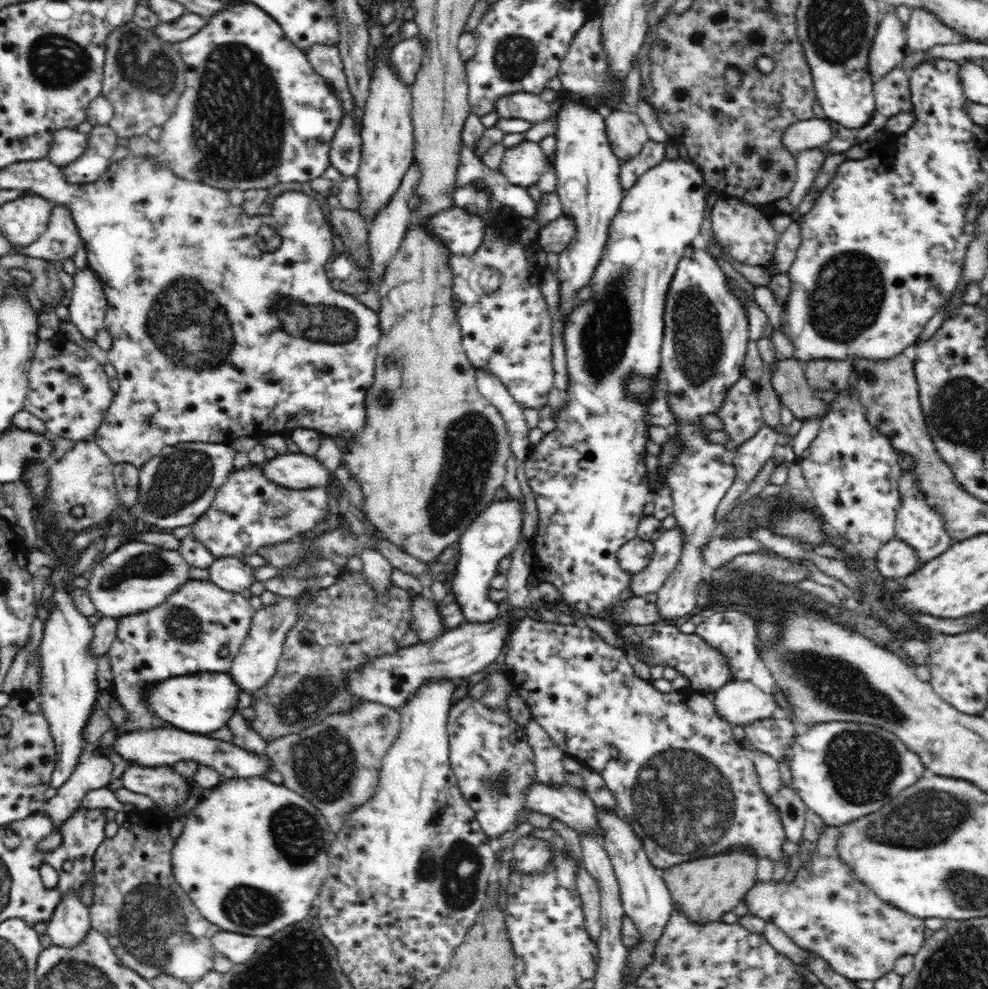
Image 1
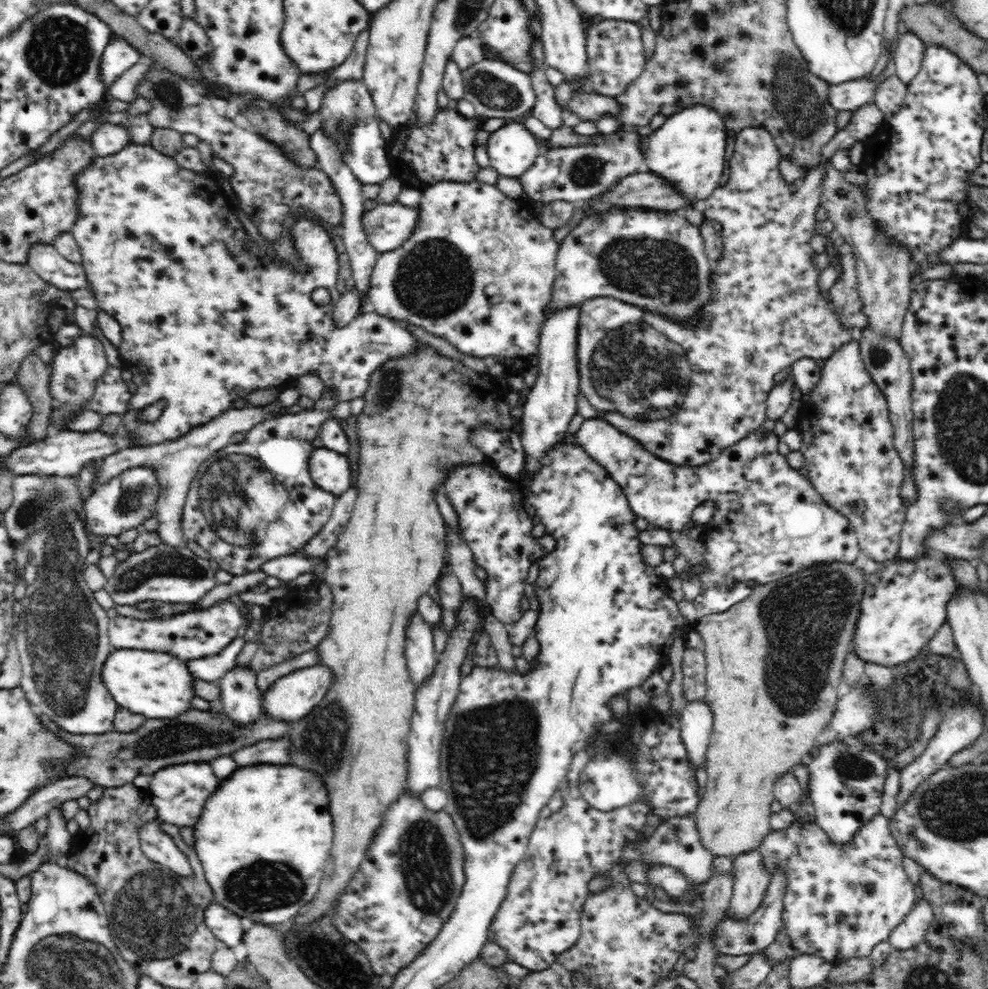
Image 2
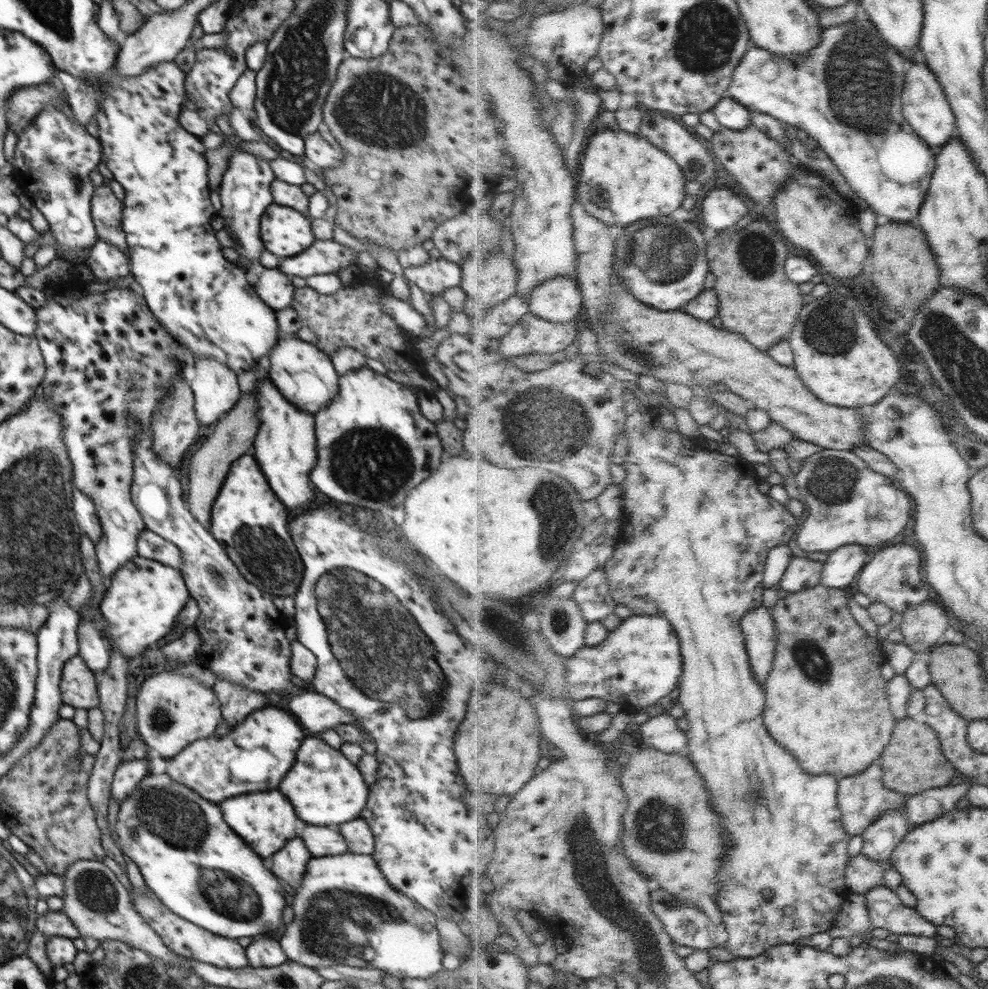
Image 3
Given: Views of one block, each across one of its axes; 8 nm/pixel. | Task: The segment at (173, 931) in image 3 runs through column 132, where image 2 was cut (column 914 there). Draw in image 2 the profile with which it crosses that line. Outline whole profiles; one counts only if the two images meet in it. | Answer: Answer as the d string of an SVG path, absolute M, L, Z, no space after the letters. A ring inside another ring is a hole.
M877 815L874 816L868 824L864 824L860 830L857 830L848 844L843 845L833 843L832 840L830 840L830 837L828 837L828 835L815 823L806 824L805 826L793 824L790 828L784 830L771 831L768 836L764 837L759 852L761 852L765 870L767 870L767 873L771 876L772 872L774 872L776 868L779 868L779 870L783 870L783 873L786 876L786 883L788 886L786 886L786 894L784 894L783 898L782 918L786 932L788 933L788 936L790 936L791 945L797 953L814 954L828 962L836 964L843 960L850 960L850 958L871 956L872 948L874 948L876 944L880 944L880 942L888 941L892 930L902 922L902 918L904 918L906 914L910 914L912 906L916 904L916 890L902 867L903 854L900 848L898 848L889 828L889 820L882 815Z

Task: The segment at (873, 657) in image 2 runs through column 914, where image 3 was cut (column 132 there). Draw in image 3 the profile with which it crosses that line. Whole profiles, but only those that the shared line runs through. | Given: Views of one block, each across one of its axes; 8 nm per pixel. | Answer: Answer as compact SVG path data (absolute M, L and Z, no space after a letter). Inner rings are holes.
M138 554L116 569L108 584L100 605L107 624L105 635L126 659L154 646L166 636L191 598L179 570Z

